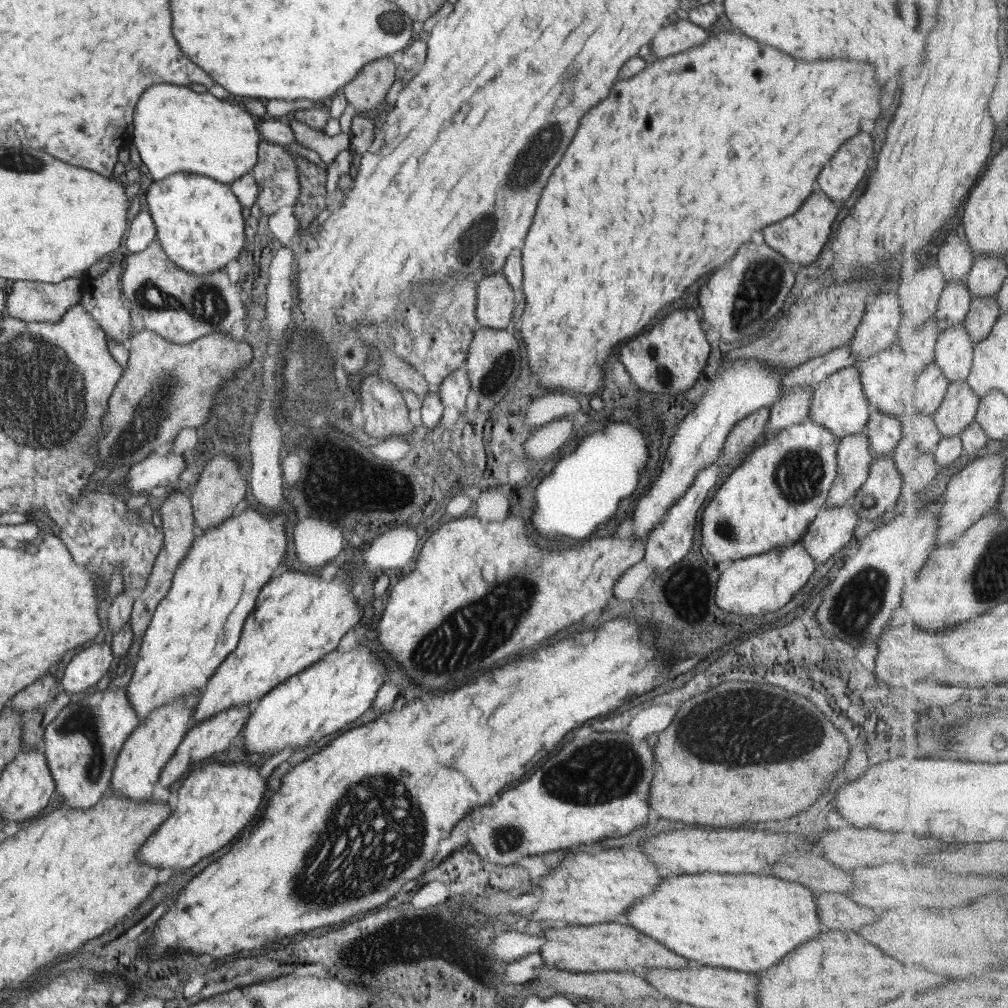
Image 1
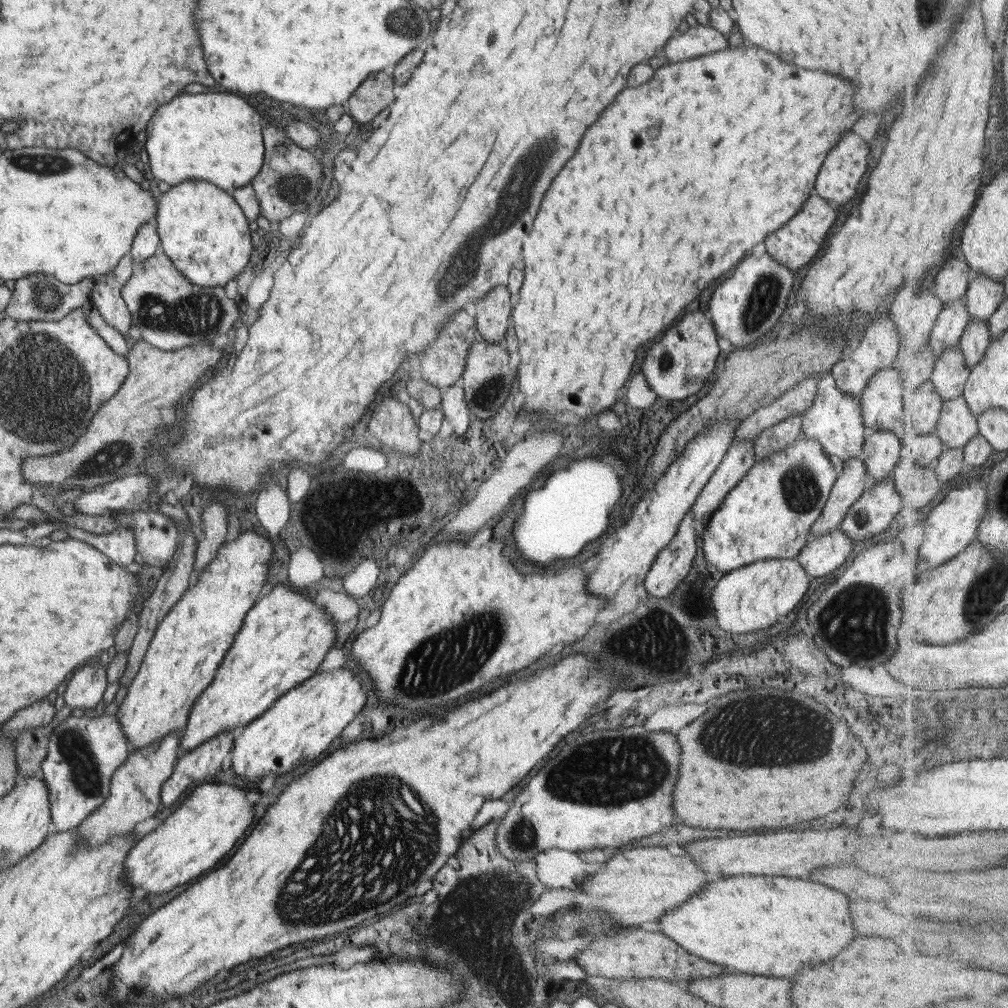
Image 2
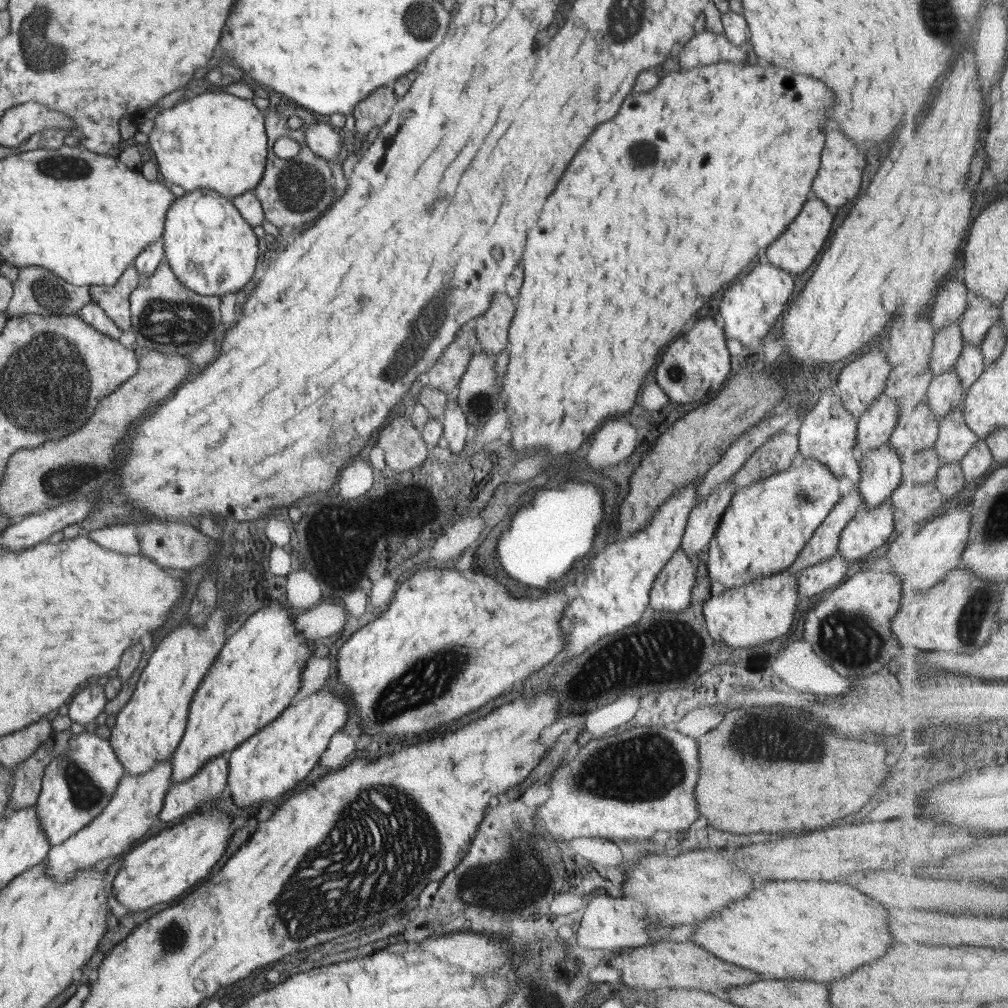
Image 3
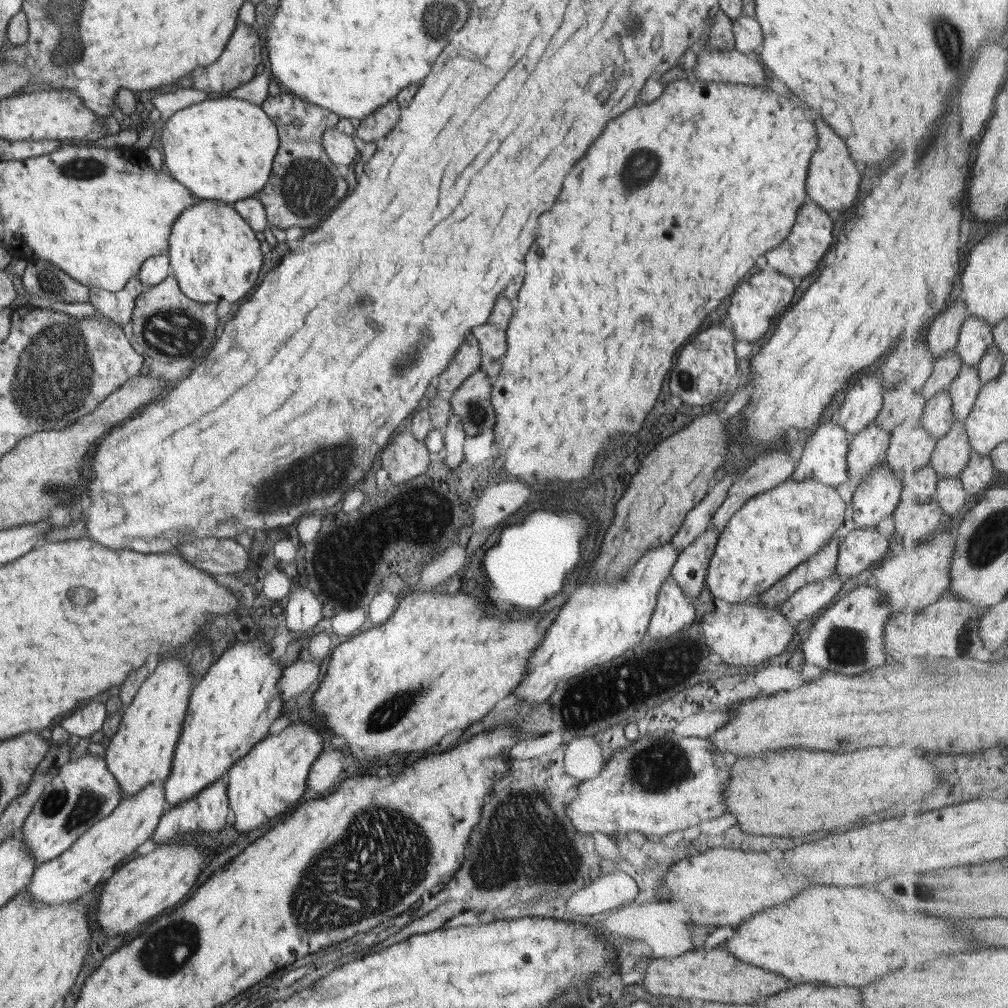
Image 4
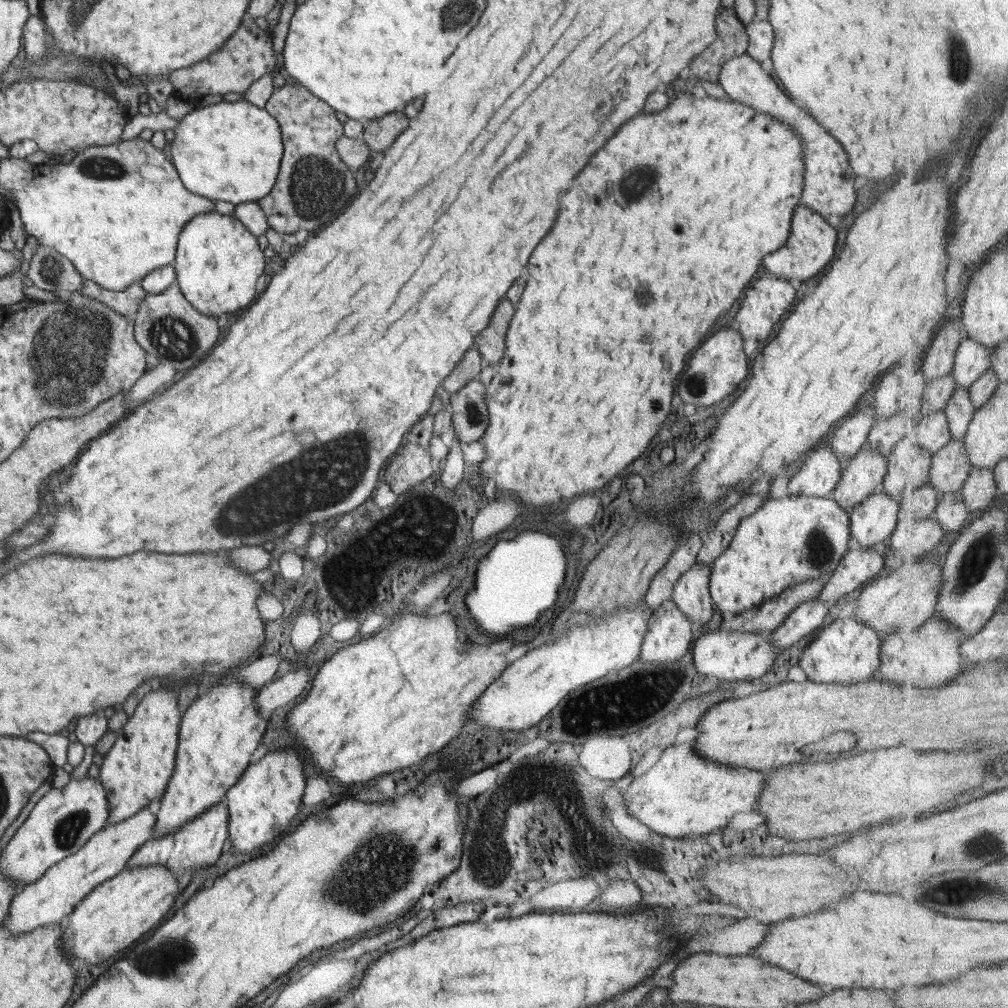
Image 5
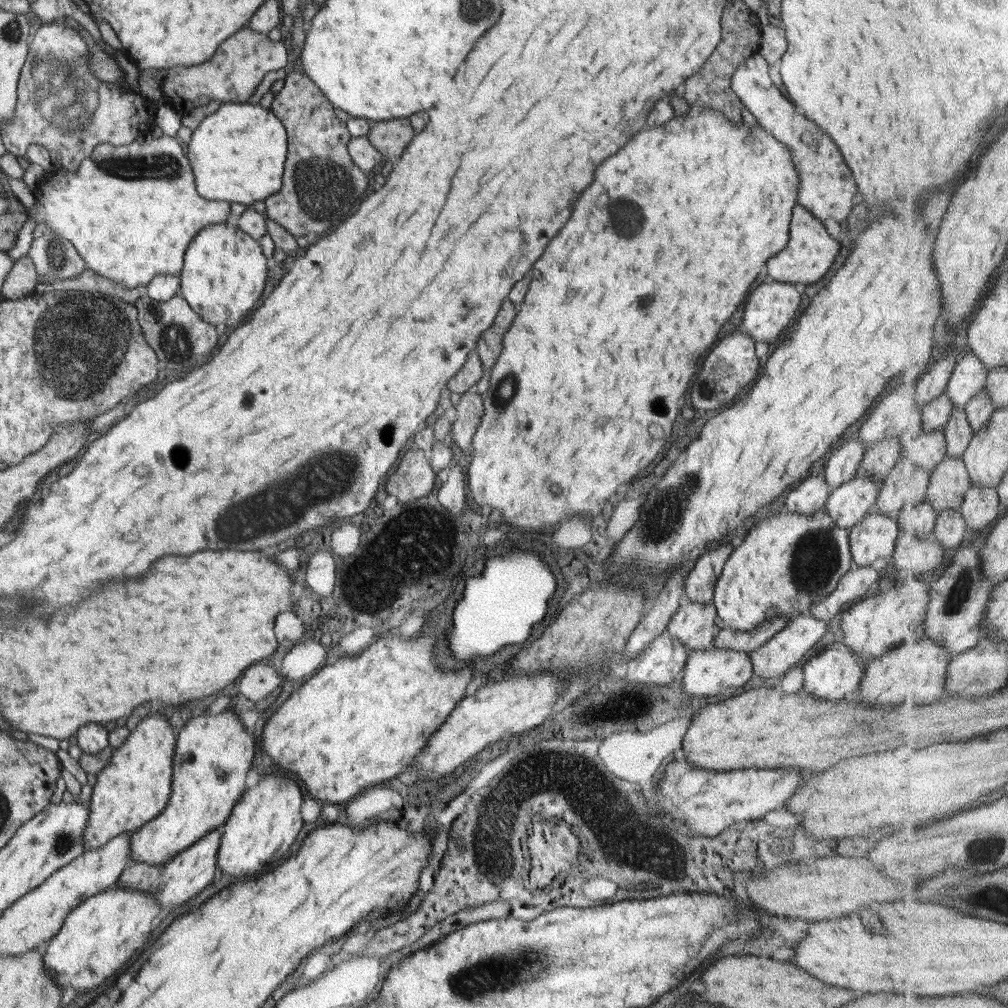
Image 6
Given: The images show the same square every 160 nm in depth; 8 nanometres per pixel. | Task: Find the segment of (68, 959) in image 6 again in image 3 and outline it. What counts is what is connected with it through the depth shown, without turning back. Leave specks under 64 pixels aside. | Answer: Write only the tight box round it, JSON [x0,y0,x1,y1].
[112,808,232,910]

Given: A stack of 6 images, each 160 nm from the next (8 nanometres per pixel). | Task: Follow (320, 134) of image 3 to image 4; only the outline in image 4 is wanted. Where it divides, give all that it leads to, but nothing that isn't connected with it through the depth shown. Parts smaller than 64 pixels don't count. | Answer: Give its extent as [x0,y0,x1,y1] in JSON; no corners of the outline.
[322,129,361,167]

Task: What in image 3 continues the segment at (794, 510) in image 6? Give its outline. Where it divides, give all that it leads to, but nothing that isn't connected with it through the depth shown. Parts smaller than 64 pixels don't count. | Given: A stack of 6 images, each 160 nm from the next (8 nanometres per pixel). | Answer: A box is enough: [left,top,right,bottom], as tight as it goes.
[798,388,860,485]

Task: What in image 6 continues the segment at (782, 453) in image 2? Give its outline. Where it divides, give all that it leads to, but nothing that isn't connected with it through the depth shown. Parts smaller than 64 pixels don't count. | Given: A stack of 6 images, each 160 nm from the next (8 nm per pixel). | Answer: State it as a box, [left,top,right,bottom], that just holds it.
[712,508,854,630]

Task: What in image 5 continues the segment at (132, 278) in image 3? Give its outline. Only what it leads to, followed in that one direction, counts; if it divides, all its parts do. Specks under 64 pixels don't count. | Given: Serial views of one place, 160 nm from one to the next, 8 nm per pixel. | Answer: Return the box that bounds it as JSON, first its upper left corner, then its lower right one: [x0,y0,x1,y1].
[80,280,147,318]

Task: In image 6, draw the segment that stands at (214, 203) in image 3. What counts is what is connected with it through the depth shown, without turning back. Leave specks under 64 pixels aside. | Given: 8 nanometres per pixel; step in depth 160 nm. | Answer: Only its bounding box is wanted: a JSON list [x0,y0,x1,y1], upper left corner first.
[179,222,268,326]

